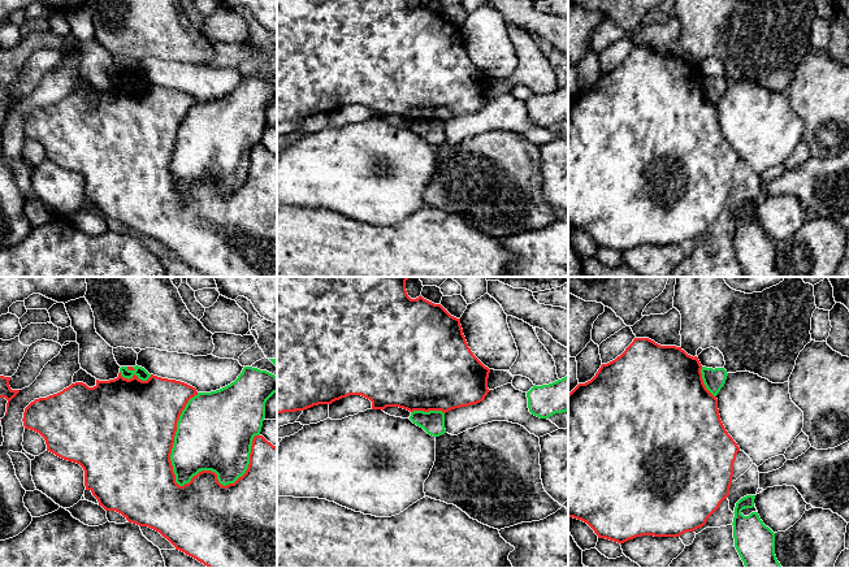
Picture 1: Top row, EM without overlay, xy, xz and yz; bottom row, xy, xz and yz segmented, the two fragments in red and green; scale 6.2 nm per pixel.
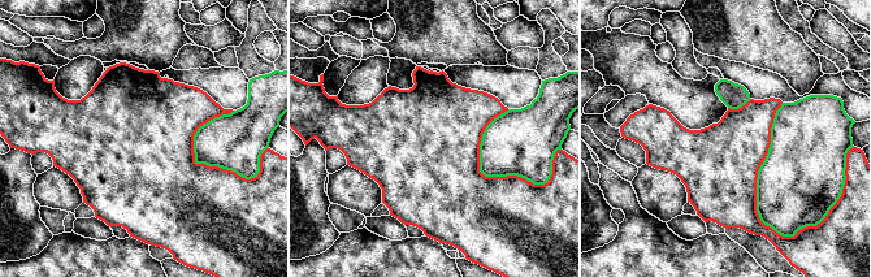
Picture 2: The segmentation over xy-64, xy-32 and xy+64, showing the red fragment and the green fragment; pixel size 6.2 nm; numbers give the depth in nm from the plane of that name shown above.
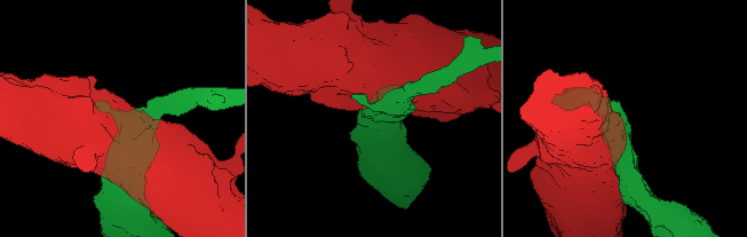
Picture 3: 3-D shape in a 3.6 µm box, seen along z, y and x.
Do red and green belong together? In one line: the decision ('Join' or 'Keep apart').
Keep apart

